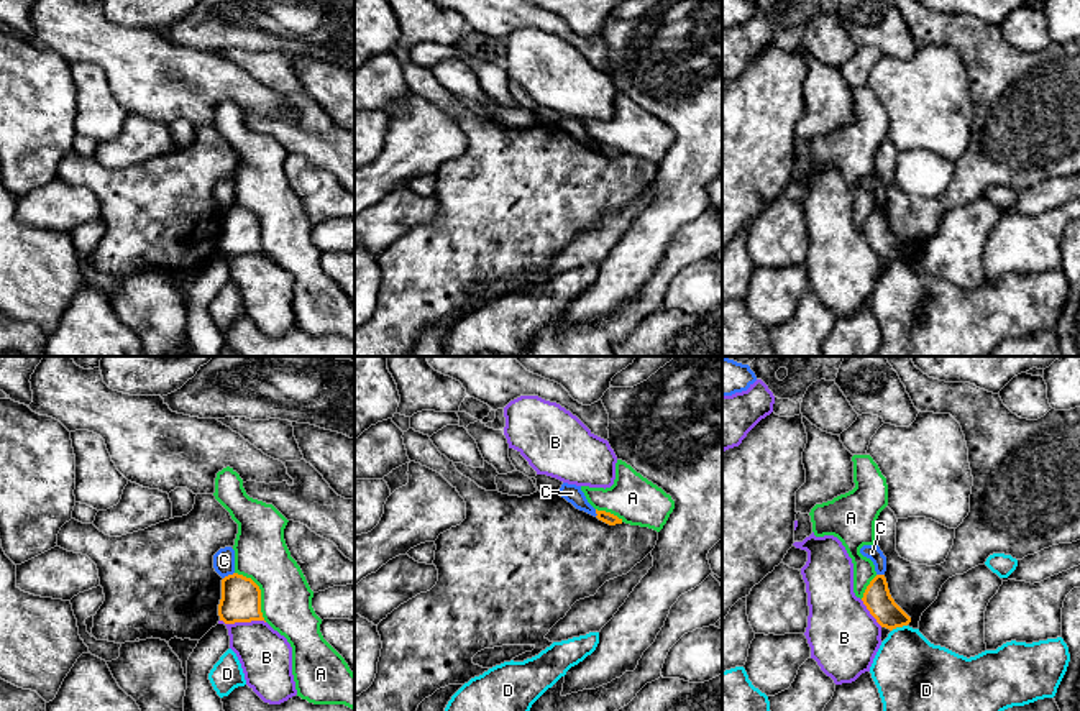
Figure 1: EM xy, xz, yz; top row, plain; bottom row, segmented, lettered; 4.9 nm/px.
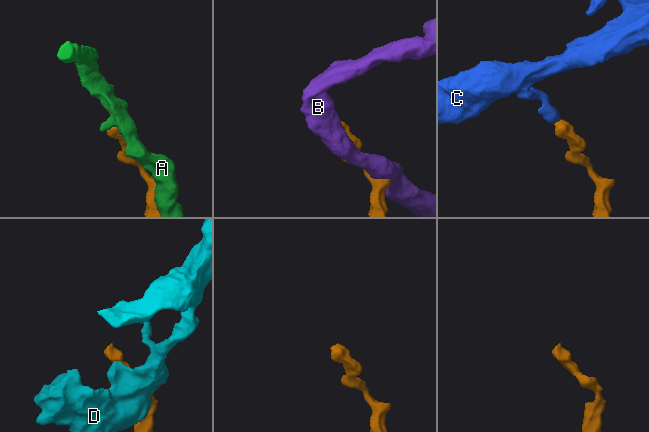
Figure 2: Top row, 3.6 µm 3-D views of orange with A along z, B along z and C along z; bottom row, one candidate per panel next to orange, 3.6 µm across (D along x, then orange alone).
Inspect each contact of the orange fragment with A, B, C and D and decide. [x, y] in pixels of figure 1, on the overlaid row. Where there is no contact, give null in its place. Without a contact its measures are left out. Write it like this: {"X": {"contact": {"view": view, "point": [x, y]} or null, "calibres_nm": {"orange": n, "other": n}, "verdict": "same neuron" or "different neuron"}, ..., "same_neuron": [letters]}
{"A": {"contact": {"view": "xy", "point": [260, 593]}, "calibres_nm": {"orange": 190, "other": 260}, "verdict": "different neuron"}, "B": {"contact": {"view": "xy", "point": [243, 621]}, "calibres_nm": {"orange": 190, "other": 260}, "verdict": "different neuron"}, "C": {"contact": {"view": "xy", "point": [228, 575]}, "calibres_nm": {"orange": 190, "other": 110}, "verdict": "different neuron"}, "D": {"contact": {"view": "yz", "point": [898, 626]}, "calibres_nm": {"orange": 140, "other": 360}, "verdict": "different neuron"}, "same_neuron": []}

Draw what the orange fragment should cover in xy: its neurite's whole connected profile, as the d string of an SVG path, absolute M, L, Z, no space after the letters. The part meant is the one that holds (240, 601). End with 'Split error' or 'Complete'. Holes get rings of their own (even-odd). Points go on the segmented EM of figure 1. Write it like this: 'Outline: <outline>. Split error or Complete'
Outline: M233 573L222 580L220 621L225 624L264 621L261 612L261 589L243 575Z. Complete

